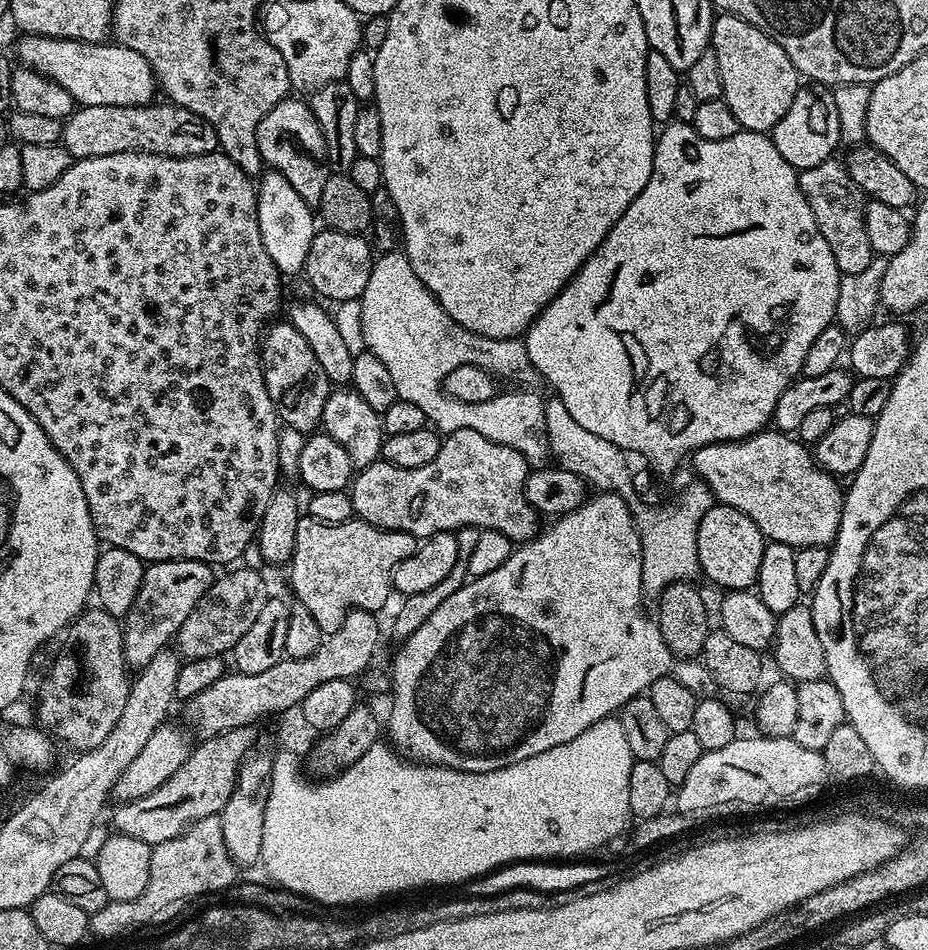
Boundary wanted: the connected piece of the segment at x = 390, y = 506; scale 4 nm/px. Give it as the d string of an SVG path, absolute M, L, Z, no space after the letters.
M454 430L441 439L438 455L426 466L403 468L383 458L359 469L350 485L352 511L368 524L405 532L417 538L427 538L439 532L459 533L460 527L471 530L498 530L513 542L533 540L541 531L542 520L526 502L524 487L530 471L528 460L518 450L505 444L490 442L478 430Z

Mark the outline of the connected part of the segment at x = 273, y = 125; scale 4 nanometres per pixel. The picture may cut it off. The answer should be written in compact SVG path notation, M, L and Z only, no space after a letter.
M286 98L258 122L258 150L261 161L271 171L282 174L295 192L302 197L302 202L316 206L322 198L322 190L330 175L326 138L318 126L318 118L314 118L311 103L307 99L292 100Z

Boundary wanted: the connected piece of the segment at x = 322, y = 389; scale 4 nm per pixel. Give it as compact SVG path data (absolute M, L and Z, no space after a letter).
M275 324L263 333L260 345L260 365L264 367L270 402L274 402L281 425L288 425L305 434L315 433L320 428L322 410L326 407L330 391L326 370L322 370L314 350L310 350L310 342L306 342L306 338L302 338L292 324Z

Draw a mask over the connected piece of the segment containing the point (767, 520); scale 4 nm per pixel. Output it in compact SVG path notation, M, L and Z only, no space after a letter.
M765 430L757 432L755 436L747 436L745 440L711 444L693 452L690 463L700 475L697 476L699 483L705 484L719 503L734 506L734 510L742 510L742 514L753 520L769 541L788 544L799 550L823 548L836 539L844 505L841 481L832 473L824 471L816 463L813 453L795 435L779 430Z

